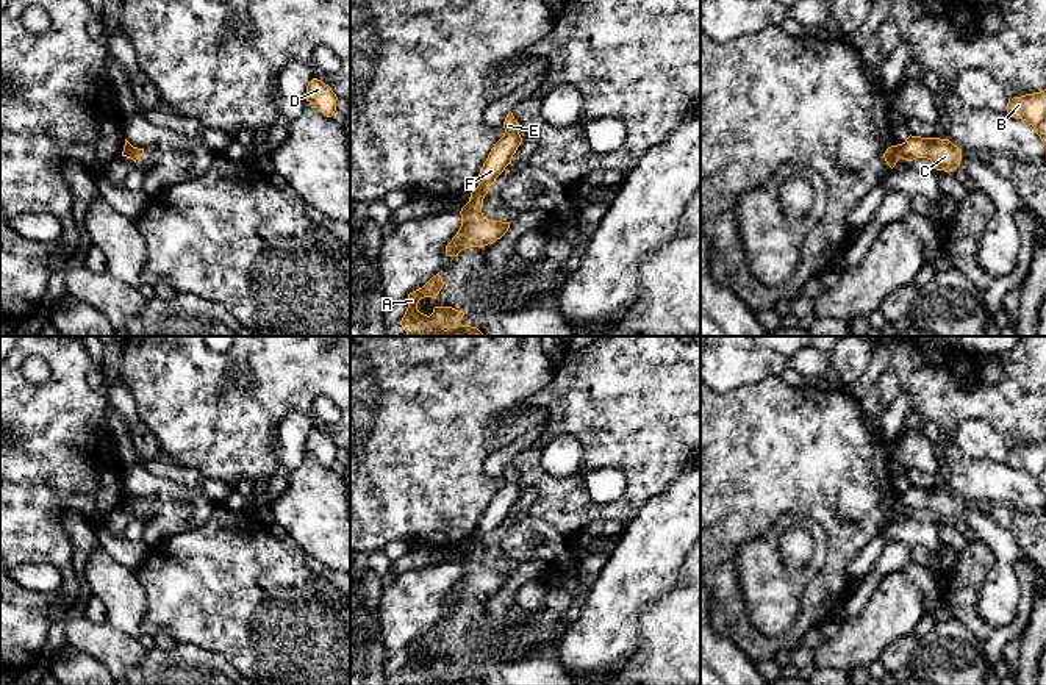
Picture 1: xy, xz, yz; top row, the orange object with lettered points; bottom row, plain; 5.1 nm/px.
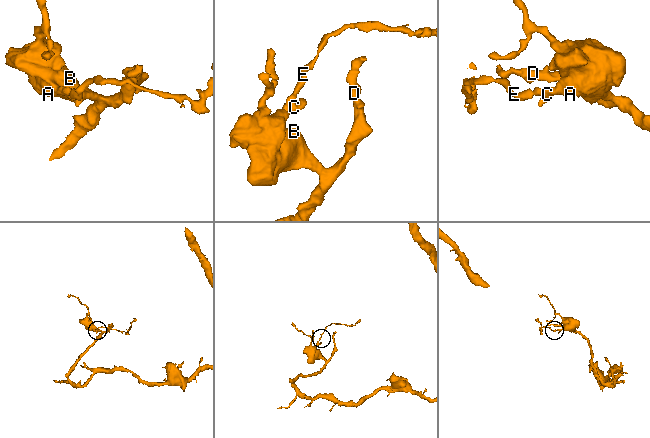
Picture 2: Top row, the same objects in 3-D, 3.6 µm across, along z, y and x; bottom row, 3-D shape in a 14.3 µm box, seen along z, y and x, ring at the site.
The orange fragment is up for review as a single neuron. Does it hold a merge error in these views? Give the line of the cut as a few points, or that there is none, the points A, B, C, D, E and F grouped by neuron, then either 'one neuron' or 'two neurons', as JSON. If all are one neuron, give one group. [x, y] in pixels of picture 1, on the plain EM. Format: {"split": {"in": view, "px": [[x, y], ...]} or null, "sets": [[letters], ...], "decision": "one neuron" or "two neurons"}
{"split": {"in": "yz", "px": [[898, 494], [901, 507]]}, "sets": [["A", "B", "C", "D"], ["E", "F"]], "decision": "two neurons"}

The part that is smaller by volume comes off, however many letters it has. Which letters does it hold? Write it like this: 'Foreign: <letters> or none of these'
Foreign: E, F

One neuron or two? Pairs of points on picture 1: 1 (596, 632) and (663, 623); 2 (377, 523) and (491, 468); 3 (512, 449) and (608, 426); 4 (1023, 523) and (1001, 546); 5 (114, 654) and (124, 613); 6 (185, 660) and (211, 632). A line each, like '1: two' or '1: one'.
1: two
2: two
3: two
4: two
5: two
6: two

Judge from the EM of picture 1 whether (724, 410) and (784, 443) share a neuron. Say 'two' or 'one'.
one

